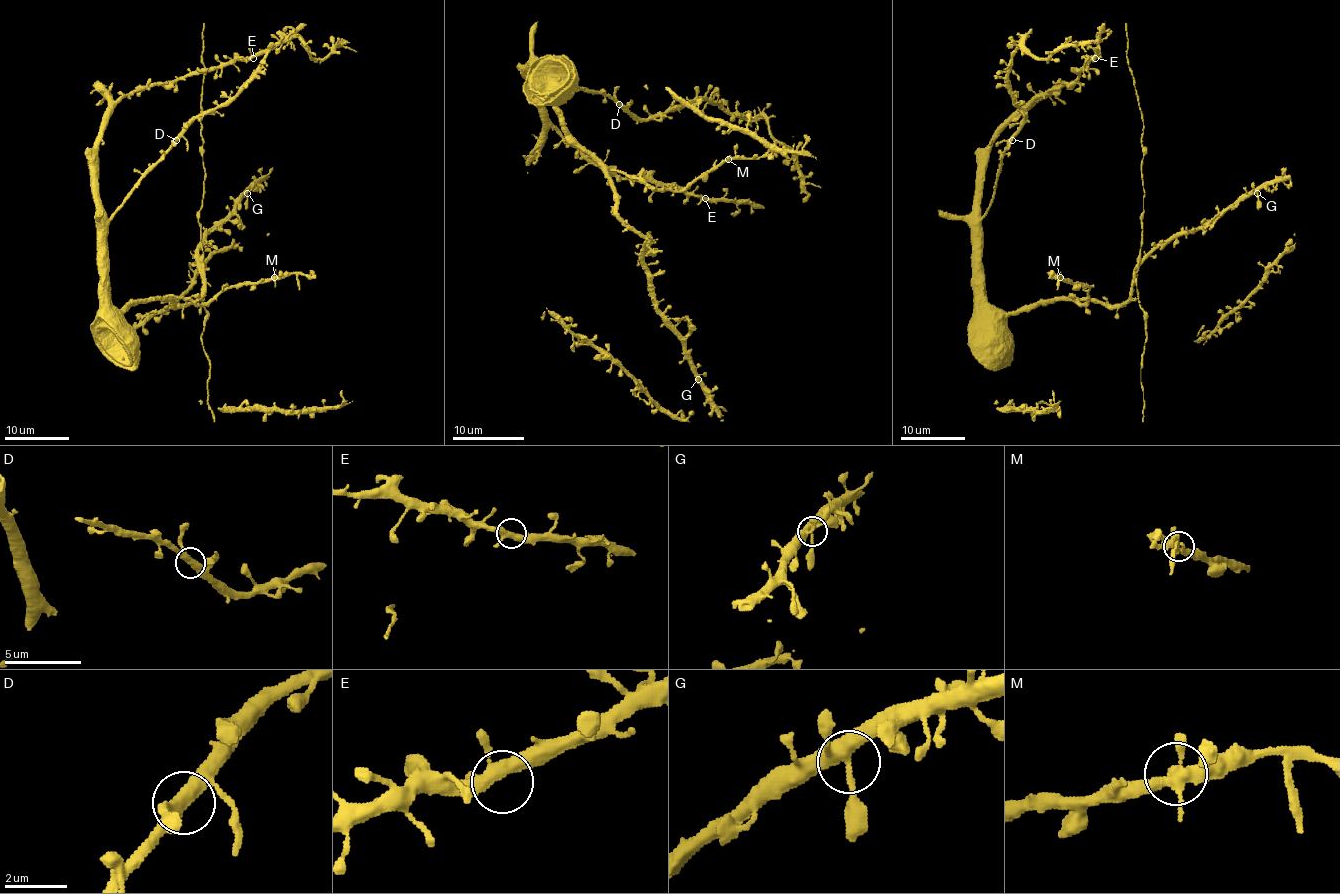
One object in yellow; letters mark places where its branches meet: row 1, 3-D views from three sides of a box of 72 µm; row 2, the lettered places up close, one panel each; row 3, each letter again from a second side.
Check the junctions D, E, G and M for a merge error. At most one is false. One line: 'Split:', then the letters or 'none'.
Split: none

